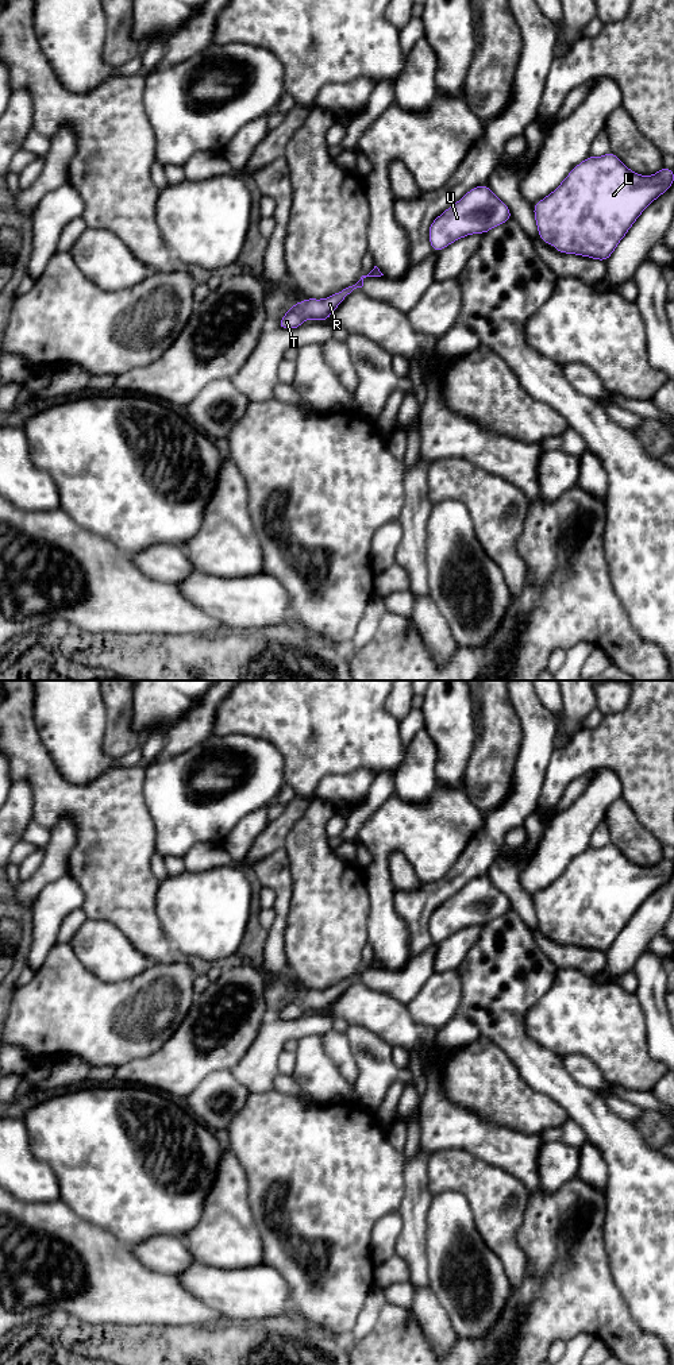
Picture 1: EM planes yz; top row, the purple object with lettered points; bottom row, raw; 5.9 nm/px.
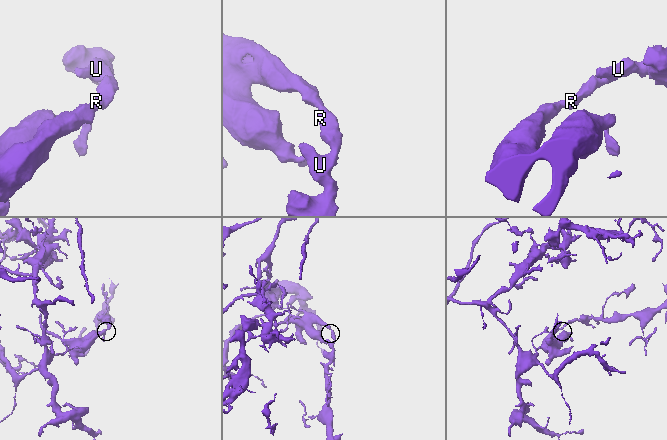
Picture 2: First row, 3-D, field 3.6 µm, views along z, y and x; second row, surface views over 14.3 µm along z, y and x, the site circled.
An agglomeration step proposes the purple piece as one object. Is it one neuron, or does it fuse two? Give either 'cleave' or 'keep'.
keep

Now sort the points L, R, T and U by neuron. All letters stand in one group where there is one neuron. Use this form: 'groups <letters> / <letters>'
groups L R T U

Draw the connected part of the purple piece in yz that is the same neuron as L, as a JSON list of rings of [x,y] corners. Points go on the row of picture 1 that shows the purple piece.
[[[611,151],[588,157],[574,166],[559,186],[534,205],[539,238],[554,244],[558,252],[606,261],[628,230],[674,182],[674,170],[662,167],[652,176],[640,176],[628,169]]]

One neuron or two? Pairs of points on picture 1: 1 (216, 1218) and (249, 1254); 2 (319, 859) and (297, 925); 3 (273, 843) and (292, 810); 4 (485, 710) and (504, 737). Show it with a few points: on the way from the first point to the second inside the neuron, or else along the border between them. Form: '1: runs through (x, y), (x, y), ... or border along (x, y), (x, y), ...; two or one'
1: runs through (226, 1227), (226, 1232), (239, 1245); one
2: runs through (319, 875), (319, 903), (314, 909); one
3: runs through (274, 835), (288, 818); one
4: runs through (492, 717), (497, 723), (499, 731); one

